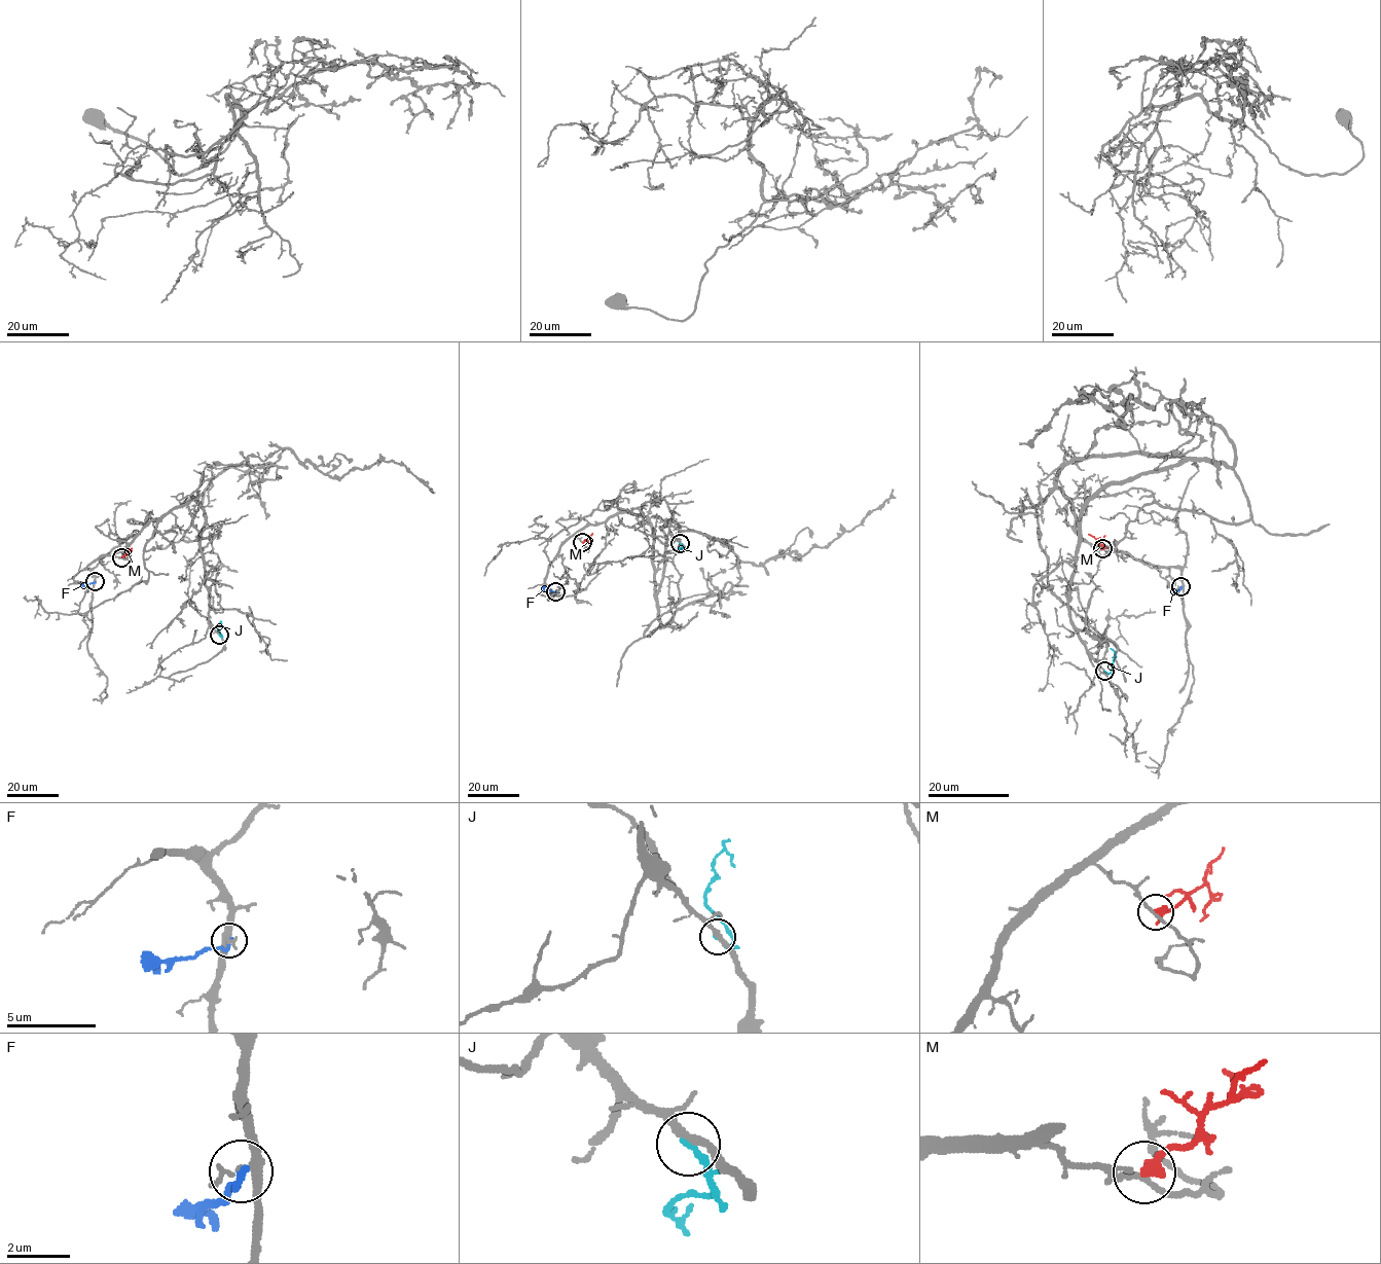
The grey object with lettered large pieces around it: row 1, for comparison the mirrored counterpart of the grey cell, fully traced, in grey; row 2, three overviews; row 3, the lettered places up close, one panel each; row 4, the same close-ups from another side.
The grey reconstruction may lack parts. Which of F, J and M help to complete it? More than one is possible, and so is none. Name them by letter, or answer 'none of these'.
none of these

